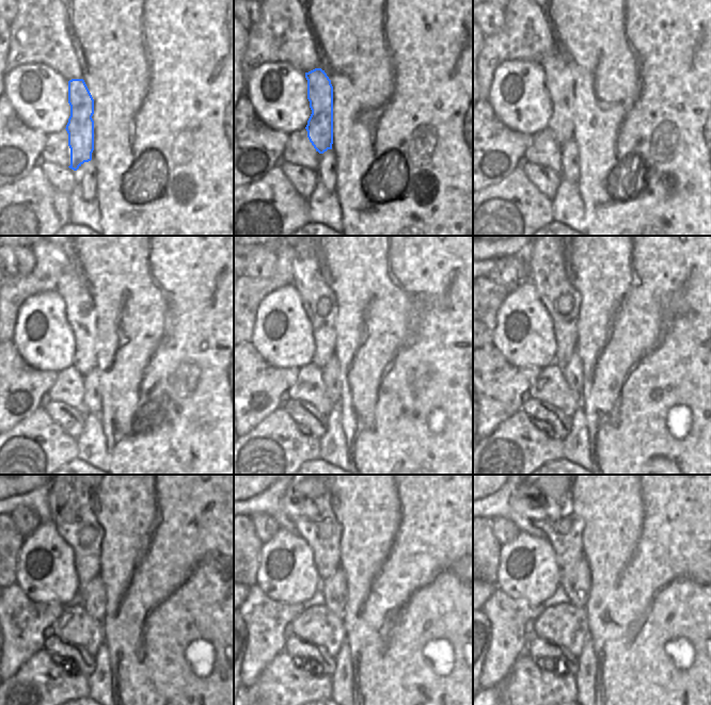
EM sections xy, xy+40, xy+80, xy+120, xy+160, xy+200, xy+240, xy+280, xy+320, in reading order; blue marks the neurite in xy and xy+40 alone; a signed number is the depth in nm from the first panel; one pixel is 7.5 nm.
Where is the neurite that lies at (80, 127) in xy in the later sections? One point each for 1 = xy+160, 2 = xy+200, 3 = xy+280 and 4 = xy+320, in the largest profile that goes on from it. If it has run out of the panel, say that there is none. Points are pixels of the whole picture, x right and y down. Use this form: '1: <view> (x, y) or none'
1: xy+160 (319, 302)
2: xy+200 (563, 301)
3: xy+280 (315, 522)
4: xy+320 (553, 514)

